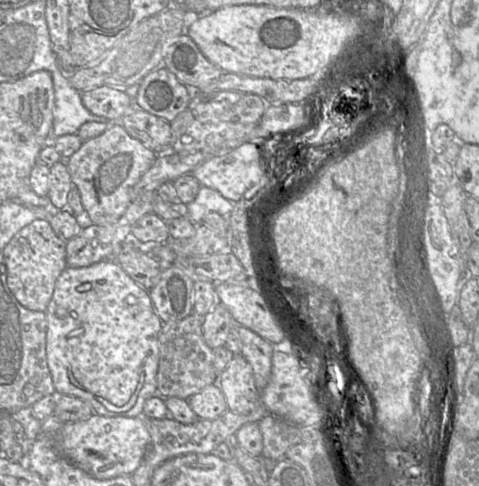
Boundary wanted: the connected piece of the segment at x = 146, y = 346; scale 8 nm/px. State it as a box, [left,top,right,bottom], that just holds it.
[45,261,163,416]

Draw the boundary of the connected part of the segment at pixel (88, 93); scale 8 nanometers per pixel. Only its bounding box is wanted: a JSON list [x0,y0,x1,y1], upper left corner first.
[81,86,136,121]

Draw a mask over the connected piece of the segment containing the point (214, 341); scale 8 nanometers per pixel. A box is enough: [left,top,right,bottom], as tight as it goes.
[202,302,238,349]

